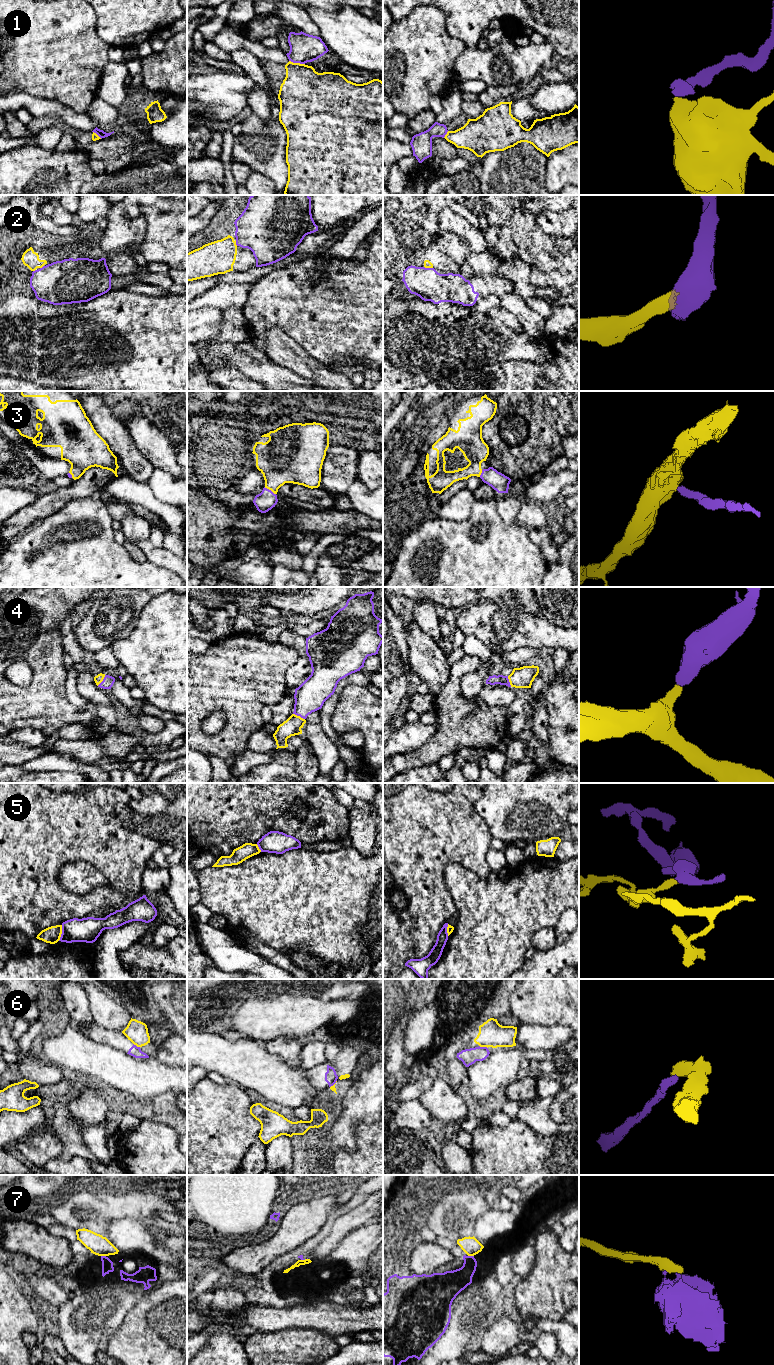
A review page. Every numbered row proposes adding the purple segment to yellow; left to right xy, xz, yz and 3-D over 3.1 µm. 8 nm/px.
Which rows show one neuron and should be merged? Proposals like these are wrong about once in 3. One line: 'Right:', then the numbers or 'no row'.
Right: 3, 4

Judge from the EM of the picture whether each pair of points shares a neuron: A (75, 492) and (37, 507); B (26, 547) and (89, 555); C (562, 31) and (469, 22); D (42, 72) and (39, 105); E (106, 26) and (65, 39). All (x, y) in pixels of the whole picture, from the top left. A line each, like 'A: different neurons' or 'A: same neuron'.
A: same neuron
B: same neuron
C: same neuron
D: different neurons
E: different neurons

